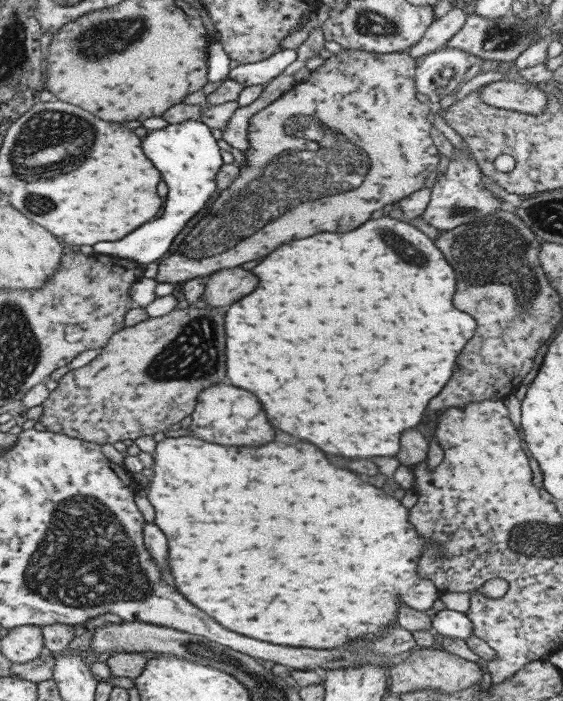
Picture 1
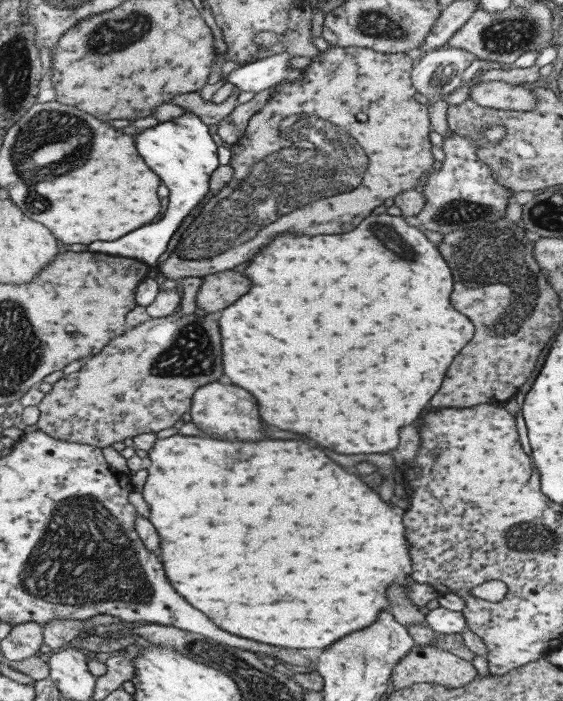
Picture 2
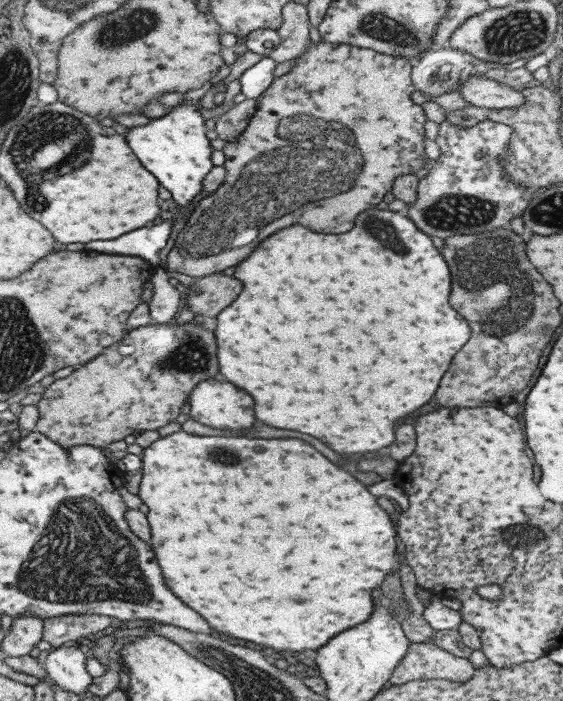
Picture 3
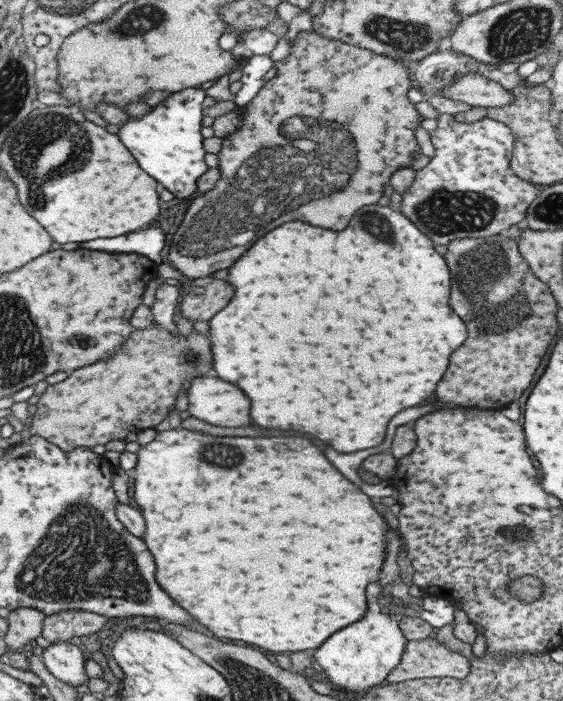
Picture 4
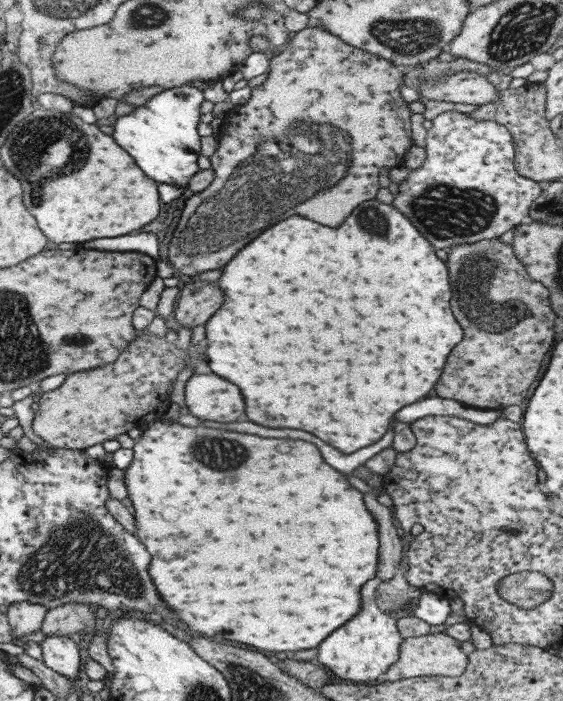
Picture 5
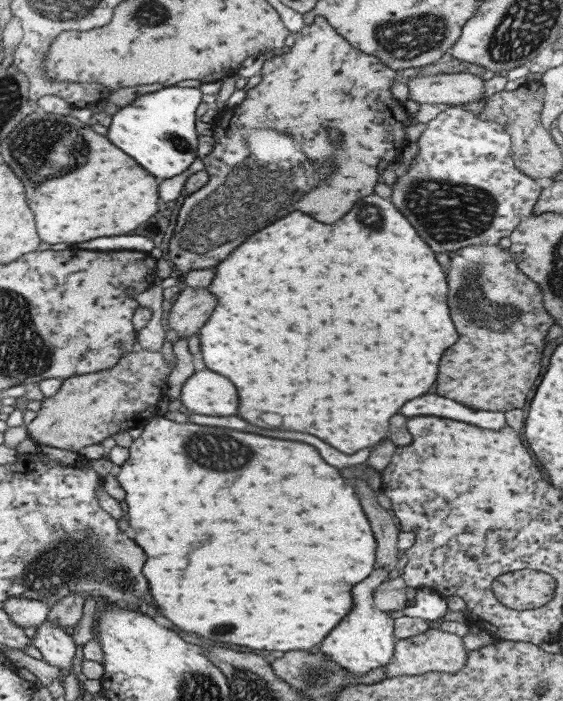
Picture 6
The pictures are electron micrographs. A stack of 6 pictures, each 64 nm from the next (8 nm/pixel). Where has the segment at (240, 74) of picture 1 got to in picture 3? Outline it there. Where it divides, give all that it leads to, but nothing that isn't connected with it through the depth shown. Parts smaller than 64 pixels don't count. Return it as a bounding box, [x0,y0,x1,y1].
[238,56,277,99]

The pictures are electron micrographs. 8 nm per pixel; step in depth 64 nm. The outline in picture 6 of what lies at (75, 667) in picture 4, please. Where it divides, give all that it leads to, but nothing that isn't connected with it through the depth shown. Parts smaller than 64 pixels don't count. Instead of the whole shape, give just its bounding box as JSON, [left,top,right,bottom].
[30,621,76,678]

